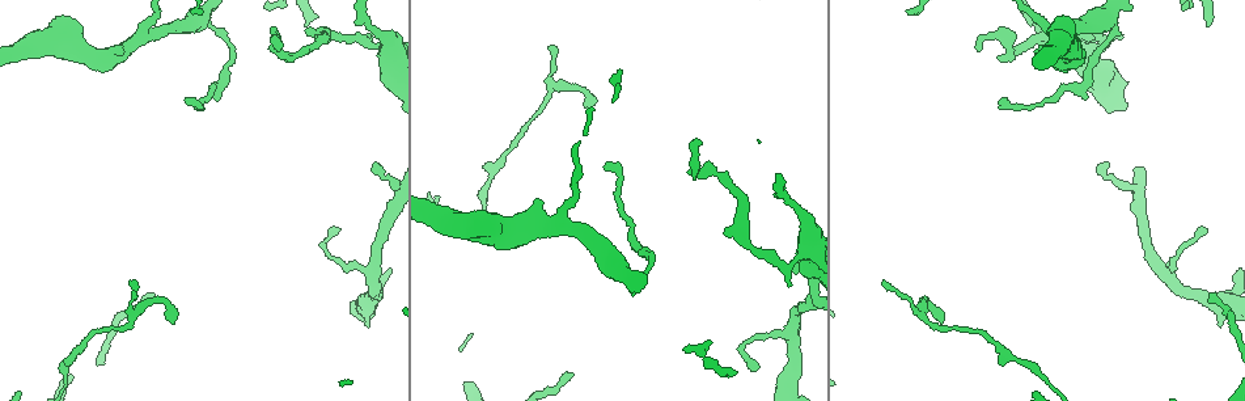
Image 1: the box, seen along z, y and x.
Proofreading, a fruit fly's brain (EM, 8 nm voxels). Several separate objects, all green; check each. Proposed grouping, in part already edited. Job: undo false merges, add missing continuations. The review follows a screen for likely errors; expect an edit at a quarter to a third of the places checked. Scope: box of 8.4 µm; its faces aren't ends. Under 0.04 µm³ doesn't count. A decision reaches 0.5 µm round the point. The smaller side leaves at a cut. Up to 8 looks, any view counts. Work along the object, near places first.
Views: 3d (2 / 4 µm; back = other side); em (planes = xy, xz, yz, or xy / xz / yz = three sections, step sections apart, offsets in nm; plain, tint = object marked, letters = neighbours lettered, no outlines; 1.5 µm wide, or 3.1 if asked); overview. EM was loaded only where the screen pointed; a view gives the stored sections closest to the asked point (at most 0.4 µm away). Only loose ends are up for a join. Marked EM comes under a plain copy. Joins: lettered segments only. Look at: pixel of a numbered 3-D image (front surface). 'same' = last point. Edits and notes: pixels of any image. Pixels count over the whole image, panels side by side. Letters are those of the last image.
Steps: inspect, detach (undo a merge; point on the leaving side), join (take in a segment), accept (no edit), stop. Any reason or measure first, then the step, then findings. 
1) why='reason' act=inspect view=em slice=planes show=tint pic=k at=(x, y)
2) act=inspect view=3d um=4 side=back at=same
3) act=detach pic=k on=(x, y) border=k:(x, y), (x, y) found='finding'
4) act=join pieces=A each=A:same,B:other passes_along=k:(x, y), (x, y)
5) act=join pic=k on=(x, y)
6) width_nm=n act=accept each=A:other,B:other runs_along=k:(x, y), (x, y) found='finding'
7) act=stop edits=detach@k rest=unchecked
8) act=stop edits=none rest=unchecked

why='branch stops here' act=inspect view=em slice=planes show=letters pic=1 at=(535, 202)

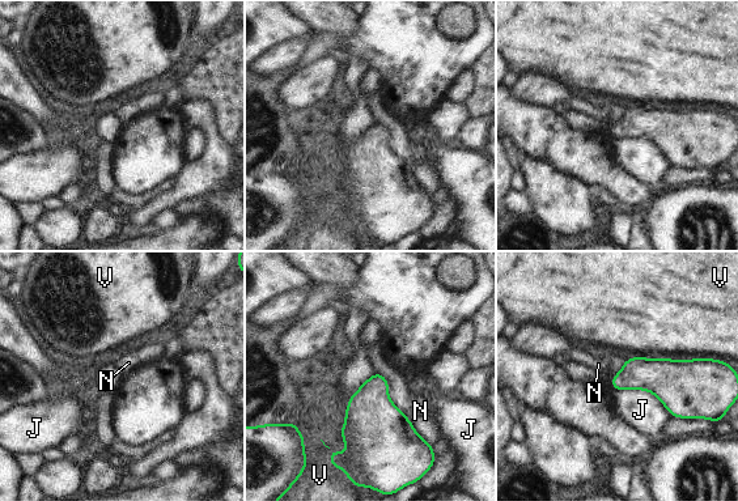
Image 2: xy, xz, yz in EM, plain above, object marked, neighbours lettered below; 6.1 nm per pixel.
longest_contact=N:550nm act=accept each=J:other,N:other,V:other border=2:(613, 389), (645, 389), (671, 416) found='none of them fits'

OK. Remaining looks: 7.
why='thin end' act=inspect view=em slice=planes show=letters pic=1 at=(981, 50)

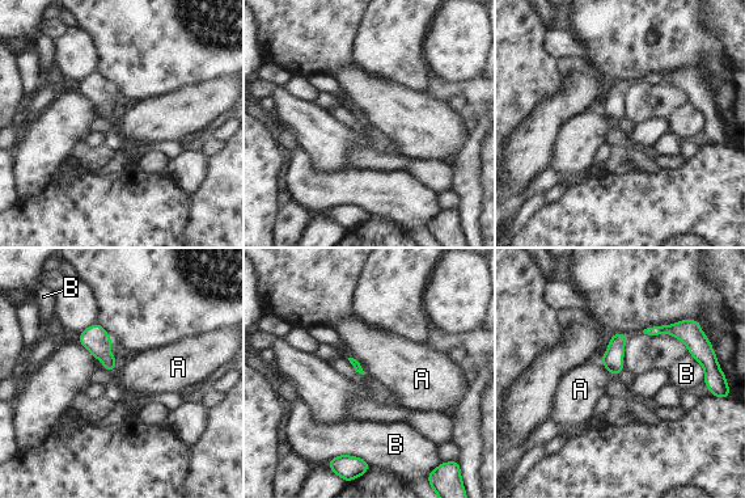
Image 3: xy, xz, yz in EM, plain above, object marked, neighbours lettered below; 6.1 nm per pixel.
act=accept each=A:other,B:other border=3:(350, 357), (359, 363), (364, 374) found='none of them fits'

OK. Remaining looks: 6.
why='branch stops here' act=inspect view=em slice=planes show=letters pic=1 at=(375, 162)

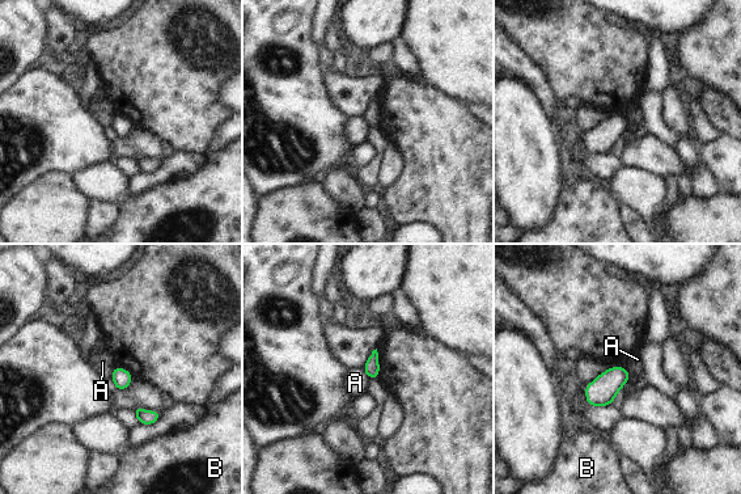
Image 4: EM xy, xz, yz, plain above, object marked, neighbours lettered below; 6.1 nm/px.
act=accept each=A:other,B:other border=4:(361, 368), (369, 378) found='none of them fits'

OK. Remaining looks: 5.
act=stop edits=none rest=unchecked

